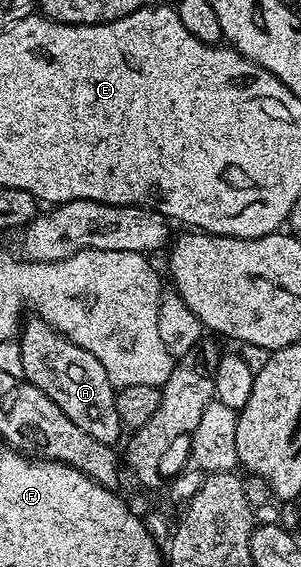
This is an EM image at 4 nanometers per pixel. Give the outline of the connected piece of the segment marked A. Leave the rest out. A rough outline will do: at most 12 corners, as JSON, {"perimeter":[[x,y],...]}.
{"perimeter":[[43,319],[20,327],[22,378],[96,441],[124,428],[88,349]]}

